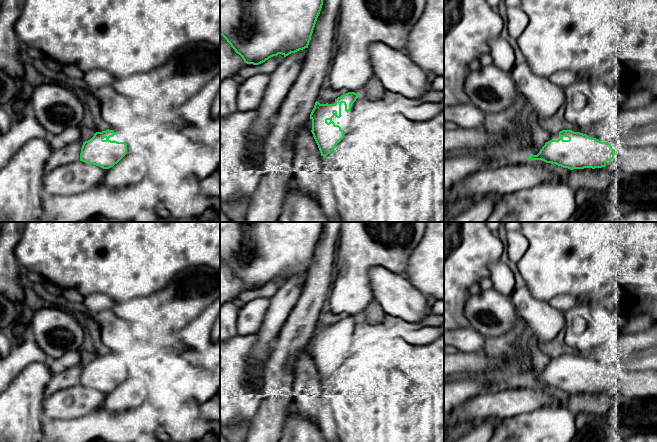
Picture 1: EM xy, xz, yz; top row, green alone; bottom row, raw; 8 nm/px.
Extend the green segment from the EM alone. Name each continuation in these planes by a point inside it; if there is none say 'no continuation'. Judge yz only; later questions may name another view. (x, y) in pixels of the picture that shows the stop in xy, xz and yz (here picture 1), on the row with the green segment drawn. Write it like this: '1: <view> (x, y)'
1: yz (632, 160)

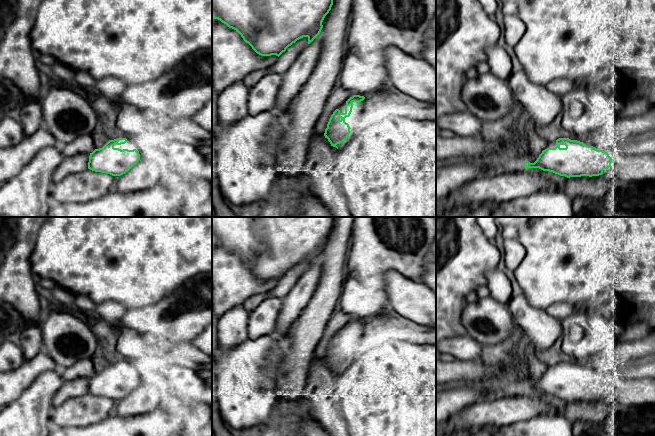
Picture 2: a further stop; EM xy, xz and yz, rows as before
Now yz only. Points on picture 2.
1: yz (642, 167)

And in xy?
no continuation

